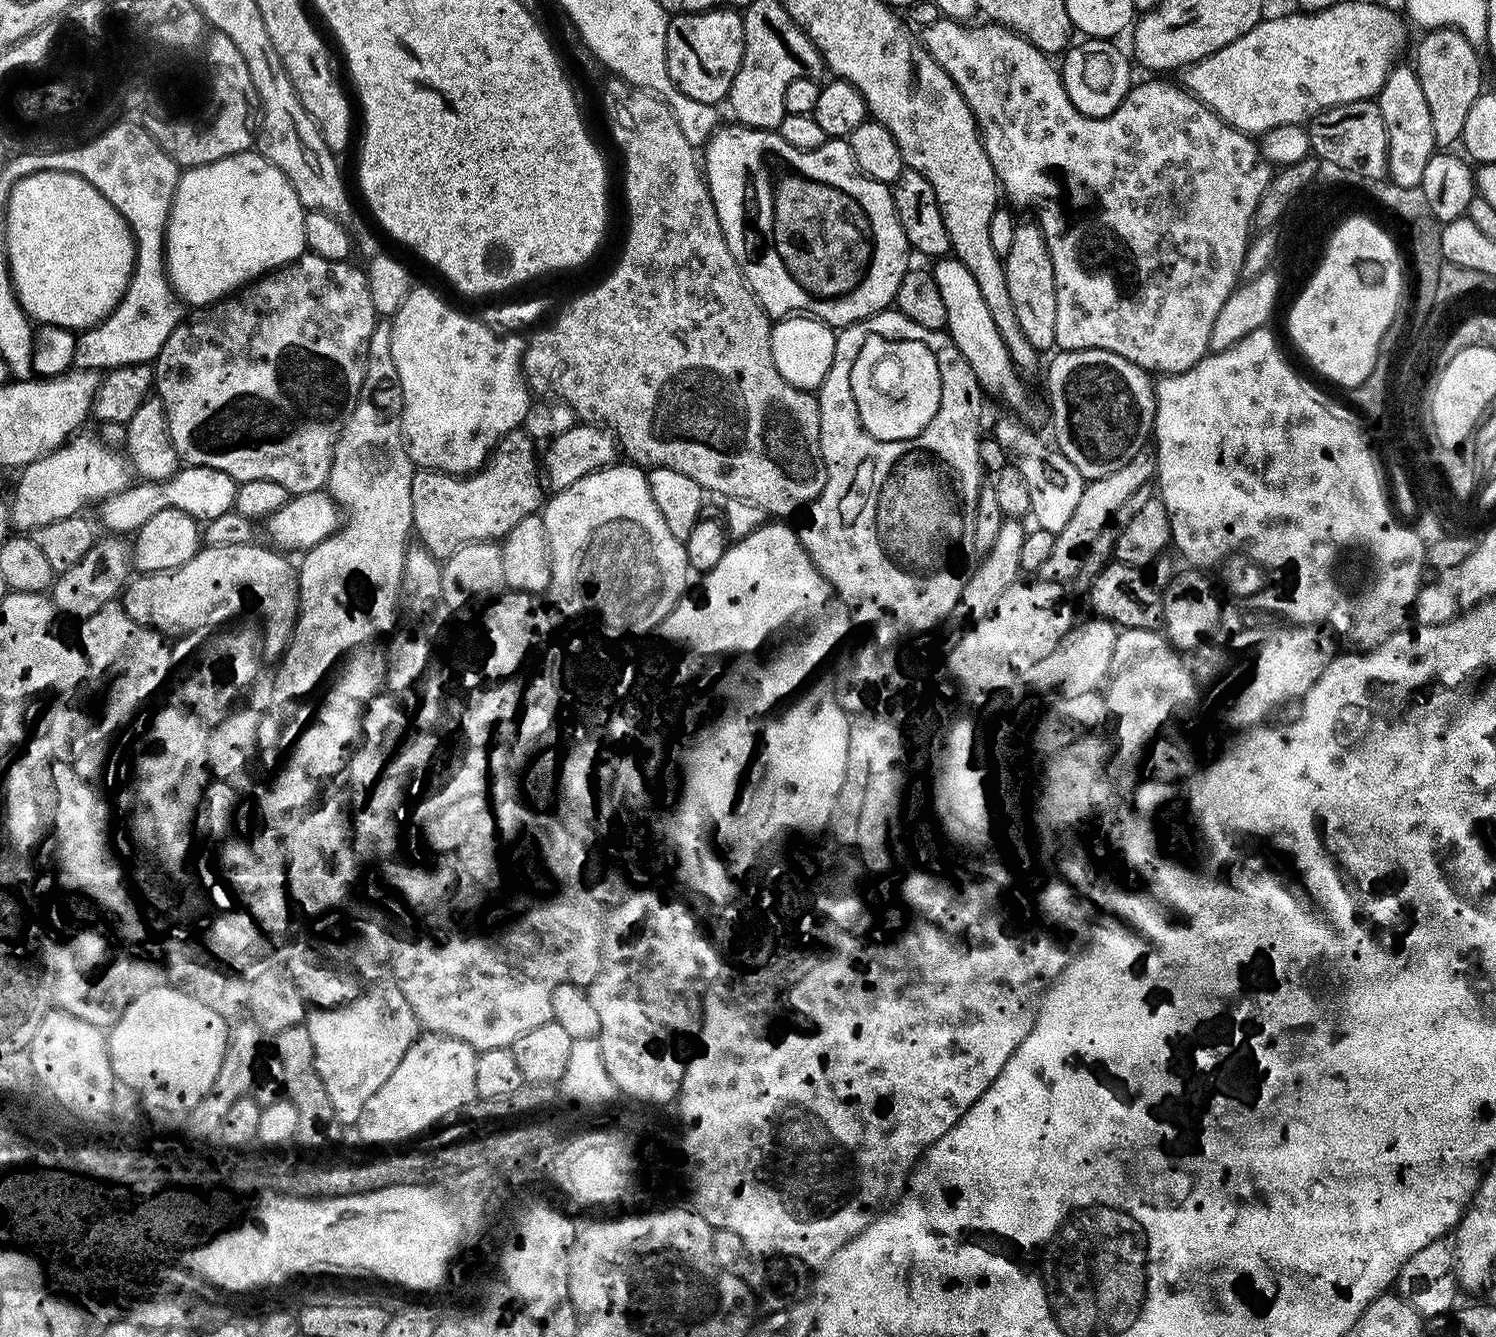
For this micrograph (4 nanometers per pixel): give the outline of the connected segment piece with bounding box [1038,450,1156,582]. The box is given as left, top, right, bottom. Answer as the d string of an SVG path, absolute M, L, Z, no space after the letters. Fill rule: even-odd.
M1145 450L1134 454L1126 466L1114 470L1111 474L1106 474L1097 480L1090 480L1085 483L1082 490L1082 499L1076 504L1072 517L1066 521L1066 526L1056 533L1054 538L1054 551L1050 553L1050 558L1042 562L1038 573L1041 580L1058 580L1061 582L1075 581L1082 566L1083 556L1087 553L1087 548L1102 530L1113 523L1113 516L1118 506L1139 489L1141 485L1152 482L1156 474L1156 453L1152 450Z

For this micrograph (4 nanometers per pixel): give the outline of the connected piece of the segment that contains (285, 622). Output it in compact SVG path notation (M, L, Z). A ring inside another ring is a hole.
M258 544L205 545L188 562L172 571L135 575L125 585L120 602L136 622L172 638L223 627L243 610L246 602L255 602L264 624L265 653L269 657L285 653L295 636L299 617L299 575L293 561L291 564L283 553Z

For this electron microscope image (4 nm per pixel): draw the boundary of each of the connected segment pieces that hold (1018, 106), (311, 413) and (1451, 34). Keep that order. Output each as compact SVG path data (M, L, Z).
M941 18L941 20L939 20L939 21L938 21L938 22L934 22L934 23L933 23L933 24L931 24L931 25L930 25L930 26L929 26L929 27L928 27L928 28L926 28L926 29L923 29L923 32L922 32L922 36L924 36L924 40L923 40L923 39L922 39L922 47L923 47L923 48L925 48L925 50L927 50L927 52L928 52L928 53L929 53L929 54L930 54L930 58L934 58L934 62L938 62L938 66L942 66L942 70L946 70L946 74L950 74L950 78L951 78L951 79L952 79L952 81L953 81L953 82L954 82L954 86L958 86L958 90L959 90L959 91L960 91L960 93L961 93L961 94L962 94L962 98L966 98L966 102L967 102L967 103L968 103L968 105L969 105L969 106L970 106L970 110L971 110L971 111L972 111L972 113L973 113L973 114L974 114L974 118L975 118L975 119L976 119L976 126L977 126L977 128L979 128L979 129L980 129L980 141L982 141L982 142L983 142L983 143L984 143L984 149L985 149L985 150L986 150L986 154L987 154L987 155L988 155L988 157L989 157L989 158L990 158L990 162L991 162L991 163L992 163L992 165L993 165L993 166L994 166L994 174L995 174L995 175L996 175L996 179L997 179L997 181L998 181L998 183L999 183L999 185L1000 185L1000 187L1001 187L1001 189L1002 189L1002 192L1003 192L1003 195L1004 195L1004 196L1005 196L1005 197L1006 197L1006 200L1007 200L1007 196L1008 196L1008 200L1009 200L1009 202L1008 202L1008 201L1007 201L1007 203L1008 203L1008 204L1009 204L1009 205L1012 205L1012 204L1017 204L1017 206L1018 206L1018 207L1020 207L1020 208L1032 208L1032 212L1033 212L1033 214L1034 214L1034 215L1036 215L1036 216L1033 216L1033 217L1034 217L1034 220L1035 220L1035 223L1037 223L1037 224L1039 224L1039 226L1040 226L1040 229L1041 229L1041 230L1042 230L1042 234L1043 234L1043 235L1044 235L1044 238L1045 238L1045 240L1046 240L1046 250L1050 250L1050 262L1054 262L1054 282L1055 282L1055 283L1056 283L1056 301L1057 301L1057 302L1058 302L1058 318L1057 318L1057 320L1056 320L1056 321L1054 321L1054 334L1055 334L1055 335L1056 335L1056 348L1057 348L1057 349L1060 349L1060 350L1063 350L1063 351L1066 351L1066 352L1077 352L1077 351L1078 351L1078 350L1086 350L1086 349L1087 349L1087 348L1097 348L1097 349L1098 349L1098 350L1110 350L1110 354L1118 354L1118 355L1119 355L1119 356L1121 356L1121 357L1122 357L1122 358L1126 358L1126 359L1127 359L1127 360L1129 360L1129 361L1130 361L1130 362L1134 362L1134 363L1135 363L1135 364L1136 364L1136 365L1137 365L1137 366L1139 366L1139 367L1140 367L1140 368L1143 368L1143 369L1144 369L1144 371L1145 371L1145 372L1147 372L1147 373L1149 373L1149 374L1159 374L1159 375L1160 375L1160 376L1173 376L1173 375L1174 375L1174 374L1182 374L1182 373L1183 373L1183 372L1185 372L1185 371L1186 371L1186 370L1190 370L1190 369L1191 369L1191 368L1192 368L1192 367L1193 367L1193 366L1195 366L1195 365L1196 365L1196 363L1197 363L1197 362L1199 362L1199 361L1200 361L1200 360L1201 360L1201 359L1202 359L1202 357L1204 357L1204 356L1206 356L1206 355L1209 355L1209 351L1208 351L1208 343L1209 343L1209 342L1210 342L1210 329L1212 329L1212 327L1213 327L1213 326L1214 326L1214 318L1218 318L1218 310L1222 310L1222 306L1223 306L1223 305L1224 305L1224 303L1225 303L1225 302L1226 302L1226 298L1230 298L1230 297L1231 297L1231 296L1232 296L1232 293L1233 293L1233 292L1235 292L1235 291L1236 291L1236 289L1237 289L1237 287L1238 287L1238 283L1239 283L1239 282L1240 282L1240 281L1241 281L1241 278L1242 278L1242 273L1243 273L1243 270L1244 270L1244 255L1245 255L1245 254L1246 254L1246 250L1247 250L1247 249L1248 249L1248 241L1249 241L1249 239L1250 239L1250 233L1251 233L1251 232L1252 232L1252 231L1253 231L1253 227L1252 227L1252 215L1253 215L1253 214L1254 214L1254 210L1255 210L1255 207L1256 207L1256 206L1258 206L1258 202L1259 202L1259 199L1260 199L1260 198L1262 198L1262 194L1263 194L1263 192L1264 192L1264 191L1265 191L1265 190L1266 190L1266 188L1267 188L1267 186L1268 186L1268 183L1270 183L1270 181L1271 181L1271 180L1272 180L1272 177L1273 177L1273 175L1274 175L1274 168L1273 168L1273 165L1272 165L1272 164L1271 164L1271 163L1269 163L1269 161L1267 161L1267 160L1265 160L1265 159L1264 159L1264 157L1263 157L1263 155L1262 155L1262 152L1261 152L1261 149L1260 149L1260 148L1259 148L1259 147L1258 147L1258 144L1257 144L1257 141L1256 141L1256 144L1255 144L1255 142L1254 142L1254 141L1252 141L1252 140L1255 140L1255 139L1253 139L1253 137L1252 137L1252 136L1251 136L1251 135L1248 135L1248 134L1247 134L1247 133L1245 133L1245 132L1239 132L1239 131L1237 131L1237 129L1236 129L1236 128L1232 128L1232 127L1231 127L1231 126L1229 126L1229 124L1228 124L1228 123L1227 123L1227 122L1225 122L1225 121L1224 121L1224 120L1223 120L1223 119L1222 119L1222 118L1218 118L1218 114L1214 114L1214 113L1213 113L1213 112L1211 112L1211 111L1210 111L1210 110L1209 110L1209 109L1208 109L1208 108L1207 108L1207 107L1206 107L1206 105L1204 105L1204 104L1203 104L1203 103L1202 103L1202 101L1200 101L1200 100L1197 100L1197 99L1196 99L1196 97L1195 97L1195 96L1193 96L1193 95L1192 95L1192 93L1191 93L1191 92L1189 92L1189 91L1187 91L1187 90L1185 90L1185 89L1184 89L1184 88L1183 88L1183 87L1180 87L1180 86L1177 86L1177 88L1175 88L1175 86L1174 86L1174 85L1172 85L1172 84L1159 84L1159 82L1158 82L1158 81L1156 81L1156 80L1159 80L1159 79L1156 79L1156 78L1148 78L1148 79L1152 79L1152 80L1148 80L1148 81L1146 81L1146 82L1145 82L1145 84L1140 84L1140 83L1137 83L1137 84L1136 84L1136 85L1135 85L1135 86L1133 86L1133 87L1131 87L1131 88L1129 88L1129 90L1128 90L1128 92L1127 92L1127 93L1126 93L1126 94L1125 94L1125 96L1124 96L1124 101L1122 101L1122 102L1121 102L1121 103L1120 103L1120 104L1119 104L1119 106L1118 106L1118 107L1117 107L1117 108L1116 108L1116 109L1115 109L1115 110L1114 110L1114 111L1112 111L1112 113L1111 113L1111 114L1110 114L1110 115L1108 115L1108 116L1103 116L1103 118L1101 118L1101 119L1100 119L1100 120L1099 120L1099 119L1098 119L1098 118L1094 118L1094 117L1093 117L1093 116L1087 116L1087 115L1086 115L1086 114L1082 114L1082 113L1081 113L1081 112L1080 112L1080 111L1078 111L1078 109L1077 109L1077 108L1076 108L1076 107L1075 107L1075 106L1074 106L1074 102L1070 102L1070 98L1069 98L1069 97L1068 97L1068 95L1067 95L1067 94L1066 94L1066 90L1065 90L1065 89L1064 89L1064 77L1063 77L1063 75L1061 75L1061 73L1060 73L1060 72L1059 72L1059 71L1058 71L1058 68L1057 68L1057 65L1056 65L1056 68L1055 68L1055 66L1054 66L1054 65L1052 65L1052 64L1051 64L1051 62L1050 62L1050 61L1048 61L1048 60L1051 60L1051 59L1049 59L1049 57L1048 57L1048 56L1047 56L1047 55L1045 55L1045 53L1042 53L1042 52L1039 52L1039 50L1038 50L1038 49L1036 49L1036 48L1035 48L1035 47L1034 47L1034 45L1033 45L1033 44L1032 44L1032 43L1030 43L1030 42L1029 42L1029 40L1026 40L1026 39L1024 39L1024 38L1022 38L1022 37L1021 37L1021 36L1019 36L1019 35L1017 35L1017 33L1016 33L1016 32L1011 32L1011 31L1010 31L1010 30L1009 30L1009 29L1008 29L1008 28L1004 28L1004 27L1002 27L1002 25L1001 25L1001 24L993 24L993 23L991 23L991 22L983 22L983 23L984 23L984 24L980 24L980 25L978 25L978 26L977 26L977 28L968 28L968 27L972 27L972 26L965 26L965 25L964 25L964 24L963 24L963 23L961 23L961 21L959 21L959 20L954 20L954 19L951 19L951 18Z
M305 251L297 260L291 260L284 267L251 281L227 298L201 307L200 316L193 320L181 320L170 338L166 338L154 361L154 392L162 402L168 419L170 442L174 442L174 450L185 465L210 466L214 470L222 470L222 474L230 474L230 478L237 484L250 482L254 478L267 478L270 482L278 482L278 486L286 486L292 496L319 492L327 485L334 446L358 402L358 394L364 381L370 334L374 334L378 323L365 269L355 268L350 263L347 259L327 260L312 251Z
M1433 28L1416 48L1414 71L1426 94L1426 107L1430 109L1430 126L1441 149L1448 150L1459 141L1462 126L1466 126L1466 114L1480 96L1480 60L1475 56L1473 45L1454 28Z

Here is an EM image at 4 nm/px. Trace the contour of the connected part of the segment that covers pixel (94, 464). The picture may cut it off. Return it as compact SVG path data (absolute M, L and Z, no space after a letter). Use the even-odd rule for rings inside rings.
M77 434L72 437L68 443L60 448L56 448L38 458L34 462L24 465L19 469L16 480L16 489L10 495L10 503L8 506L8 519L11 527L20 534L31 534L35 528L42 526L50 526L50 522L58 522L62 518L70 518L71 516L83 513L84 507L93 502L99 503L105 500L107 496L113 496L119 492L123 492L129 487L130 464L126 459L123 451L117 450L113 445L104 443L99 435L84 436L85 434Z

